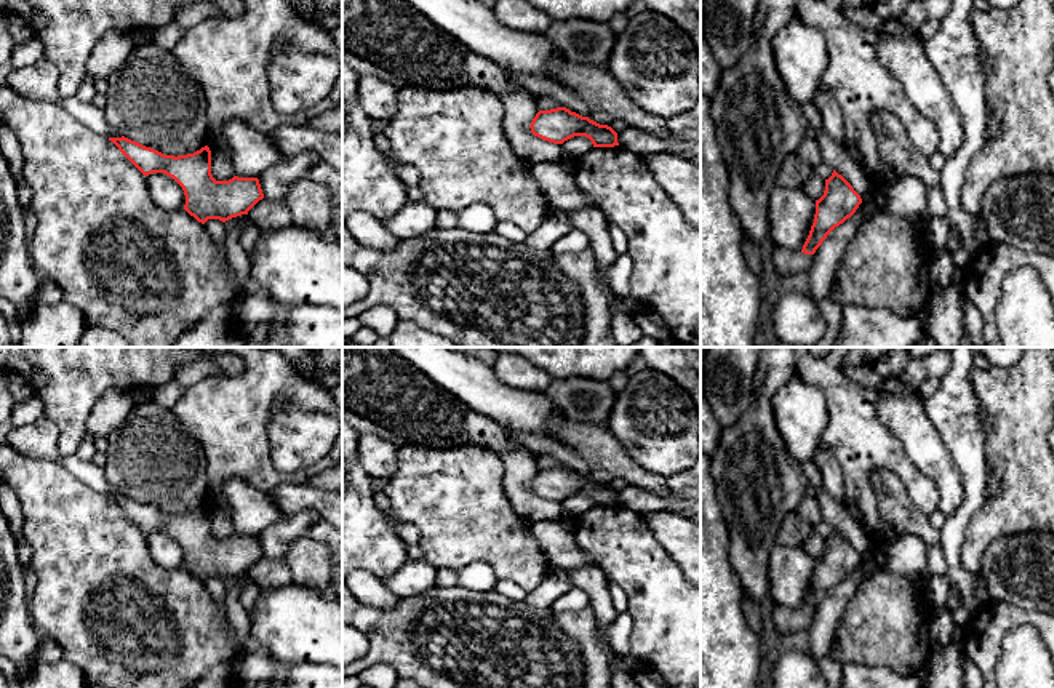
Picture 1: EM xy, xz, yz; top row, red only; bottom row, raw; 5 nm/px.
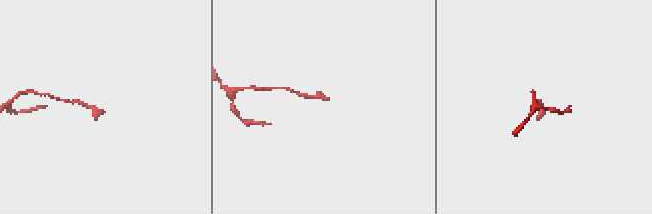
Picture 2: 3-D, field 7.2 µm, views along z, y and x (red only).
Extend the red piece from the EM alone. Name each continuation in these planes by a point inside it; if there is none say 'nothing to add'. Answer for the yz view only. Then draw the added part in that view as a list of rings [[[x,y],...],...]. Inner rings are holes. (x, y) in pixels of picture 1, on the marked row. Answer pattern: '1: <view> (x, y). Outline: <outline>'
1: yz (787, 263). Outline: [[[774,246],[773,261],[777,274],[785,277],[808,272],[812,266],[812,254],[804,254],[801,251],[789,251],[785,248]]]

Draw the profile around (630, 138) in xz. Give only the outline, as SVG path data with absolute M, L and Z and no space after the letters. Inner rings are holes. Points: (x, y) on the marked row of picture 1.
M625 126L622 131L619 131L617 142L625 150L632 150L638 155L669 152L667 141L635 126Z

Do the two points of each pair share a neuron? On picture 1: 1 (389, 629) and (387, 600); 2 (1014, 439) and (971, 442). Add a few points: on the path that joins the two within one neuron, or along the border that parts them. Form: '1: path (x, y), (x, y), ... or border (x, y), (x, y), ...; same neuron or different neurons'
1: border (402, 599), (391, 608), (370, 608), (359, 602); different neurons
2: border (979, 420), (984, 429), (984, 463), (987, 468); different neurons

